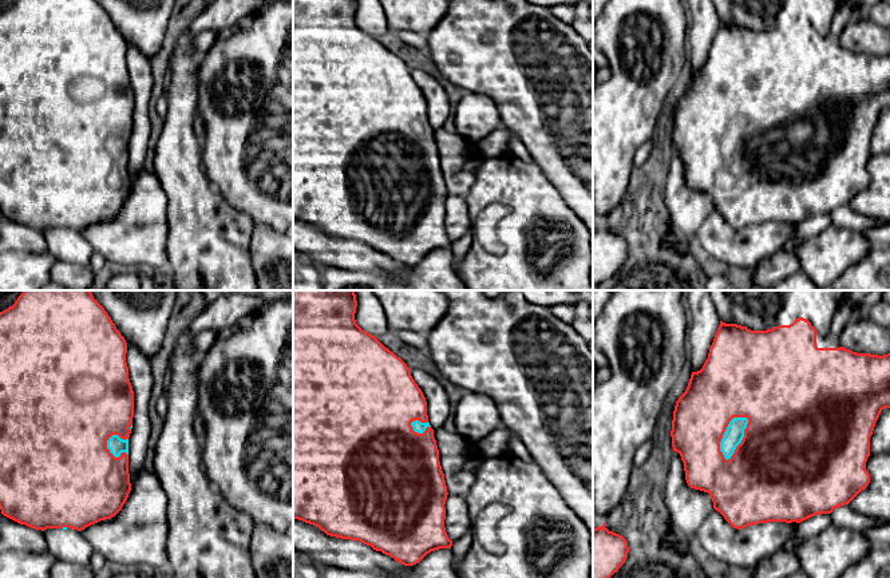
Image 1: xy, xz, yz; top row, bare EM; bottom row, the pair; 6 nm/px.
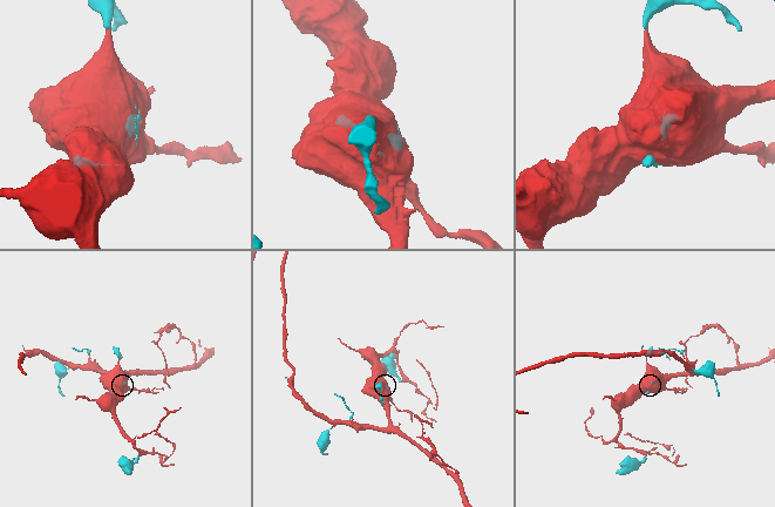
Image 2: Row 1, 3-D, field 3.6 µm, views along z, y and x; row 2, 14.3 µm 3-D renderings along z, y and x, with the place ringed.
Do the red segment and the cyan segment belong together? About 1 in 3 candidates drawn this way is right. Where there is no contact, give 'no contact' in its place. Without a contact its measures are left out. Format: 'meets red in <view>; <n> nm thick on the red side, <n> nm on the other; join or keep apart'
meets red in yz; 500 nm thick on the red side, 120 nm on the other; join

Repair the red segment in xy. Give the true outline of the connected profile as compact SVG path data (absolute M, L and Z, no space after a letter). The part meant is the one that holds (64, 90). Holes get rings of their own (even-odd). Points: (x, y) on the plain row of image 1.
M16 0L0 12L0 210L1 214L35 230L78 231L115 217L131 191L128 138L134 118L134 91L126 63L127 43L96 0Z

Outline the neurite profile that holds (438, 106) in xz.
M411 70L411 76L426 98L428 123L431 128L442 128L452 112L444 88L432 75L422 70Z

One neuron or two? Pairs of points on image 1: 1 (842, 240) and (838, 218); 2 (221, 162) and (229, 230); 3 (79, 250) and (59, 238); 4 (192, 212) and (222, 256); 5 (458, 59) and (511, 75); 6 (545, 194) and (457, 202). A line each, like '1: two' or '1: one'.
1: two
2: two
3: one
4: two
5: one
6: two

